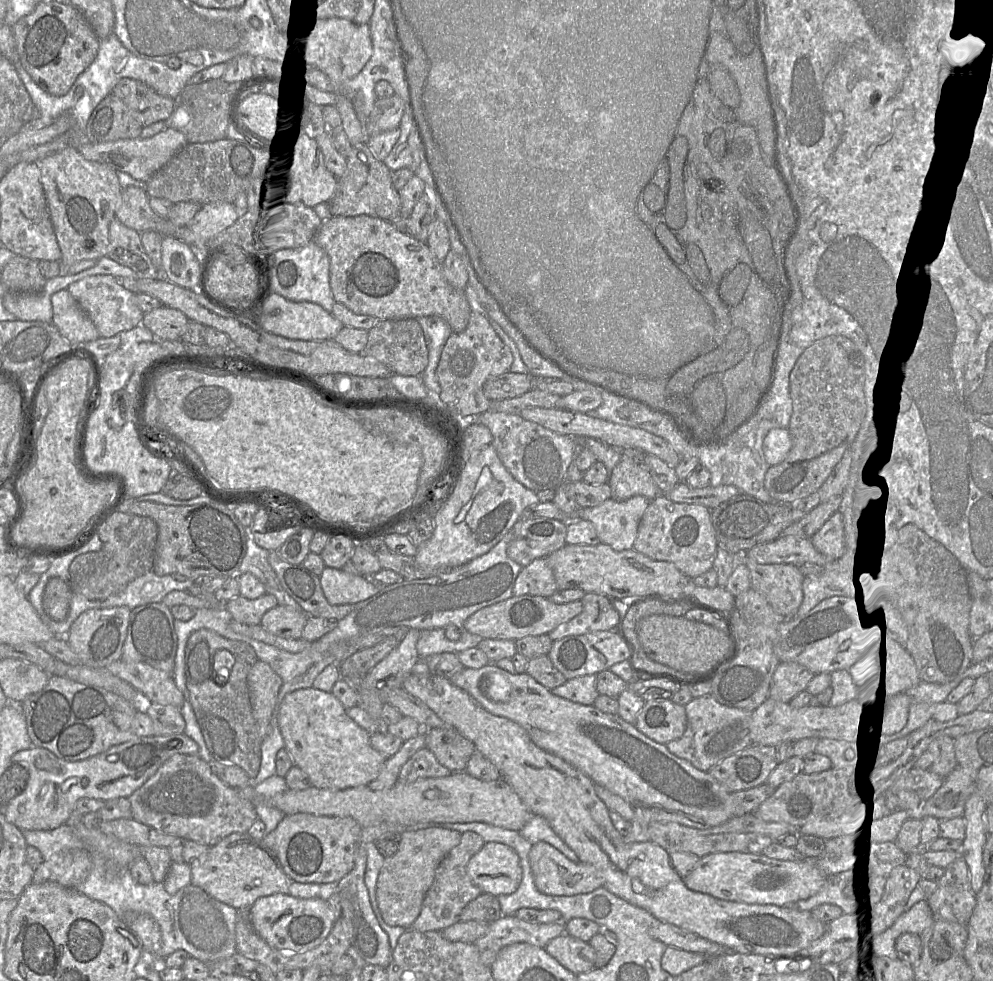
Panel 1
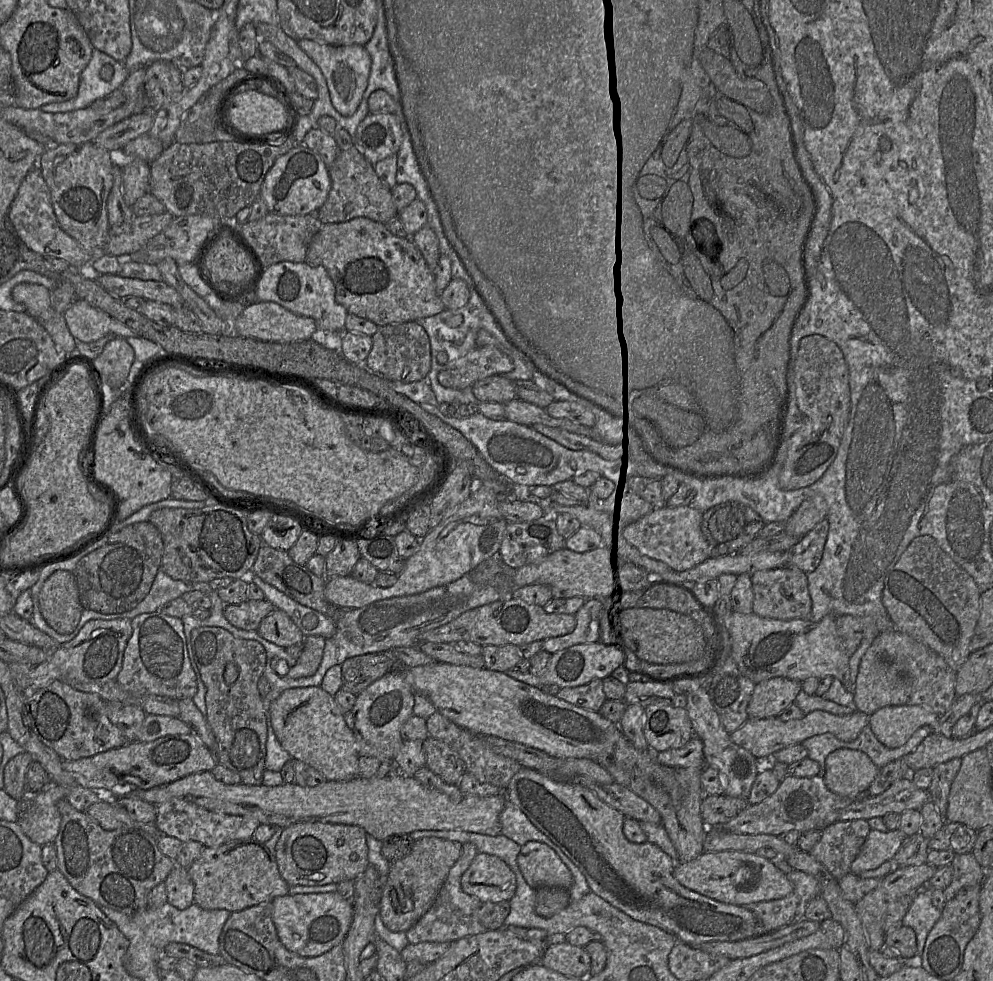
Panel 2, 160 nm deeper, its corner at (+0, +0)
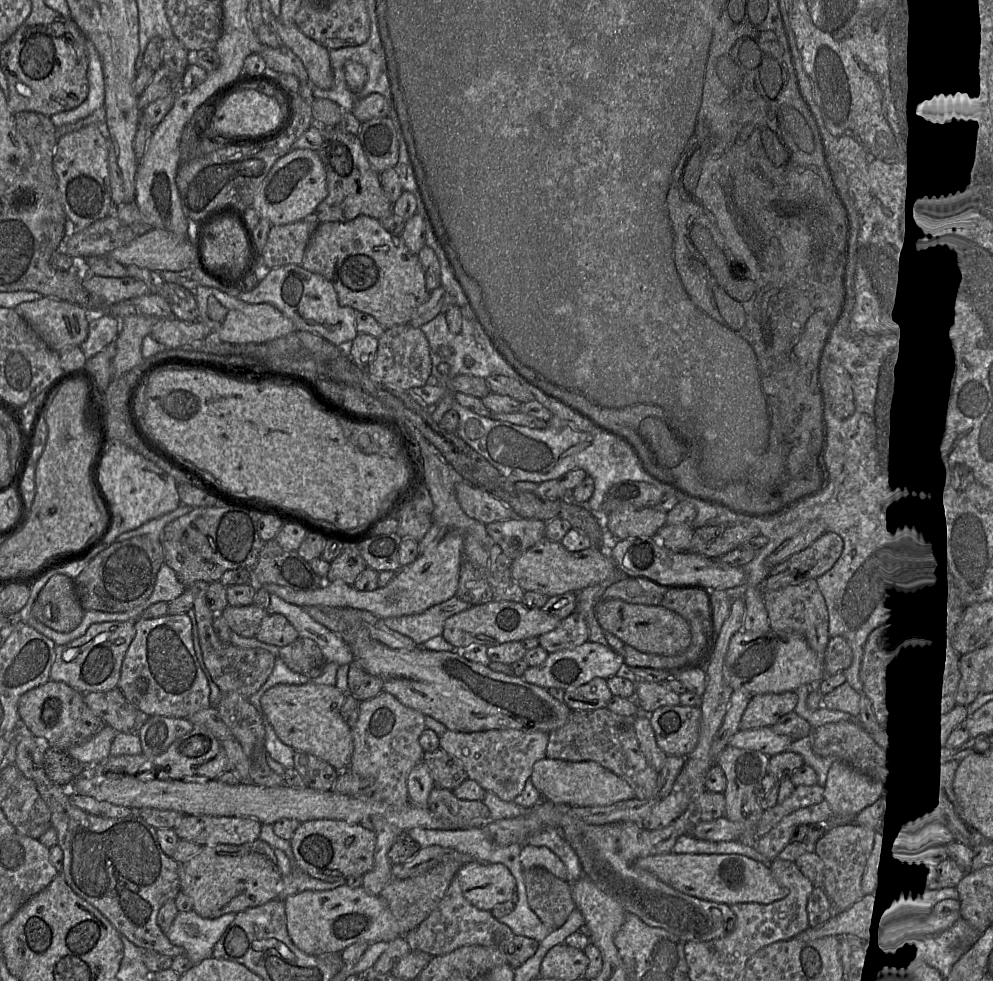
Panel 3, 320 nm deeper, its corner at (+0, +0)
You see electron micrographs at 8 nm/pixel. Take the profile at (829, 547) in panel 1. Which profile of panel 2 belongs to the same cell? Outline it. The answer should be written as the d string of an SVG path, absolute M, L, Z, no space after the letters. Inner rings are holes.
M827 518L817 523L789 550L789 566L805 573L814 571L822 559L829 531Z

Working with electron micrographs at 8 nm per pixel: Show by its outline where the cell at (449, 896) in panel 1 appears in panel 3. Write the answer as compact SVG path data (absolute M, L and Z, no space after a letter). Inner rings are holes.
M456 874L438 906L415 928L415 948L431 956L440 956L463 946L480 945L507 954L514 936L513 931L498 922L490 911L475 907L463 896Z

